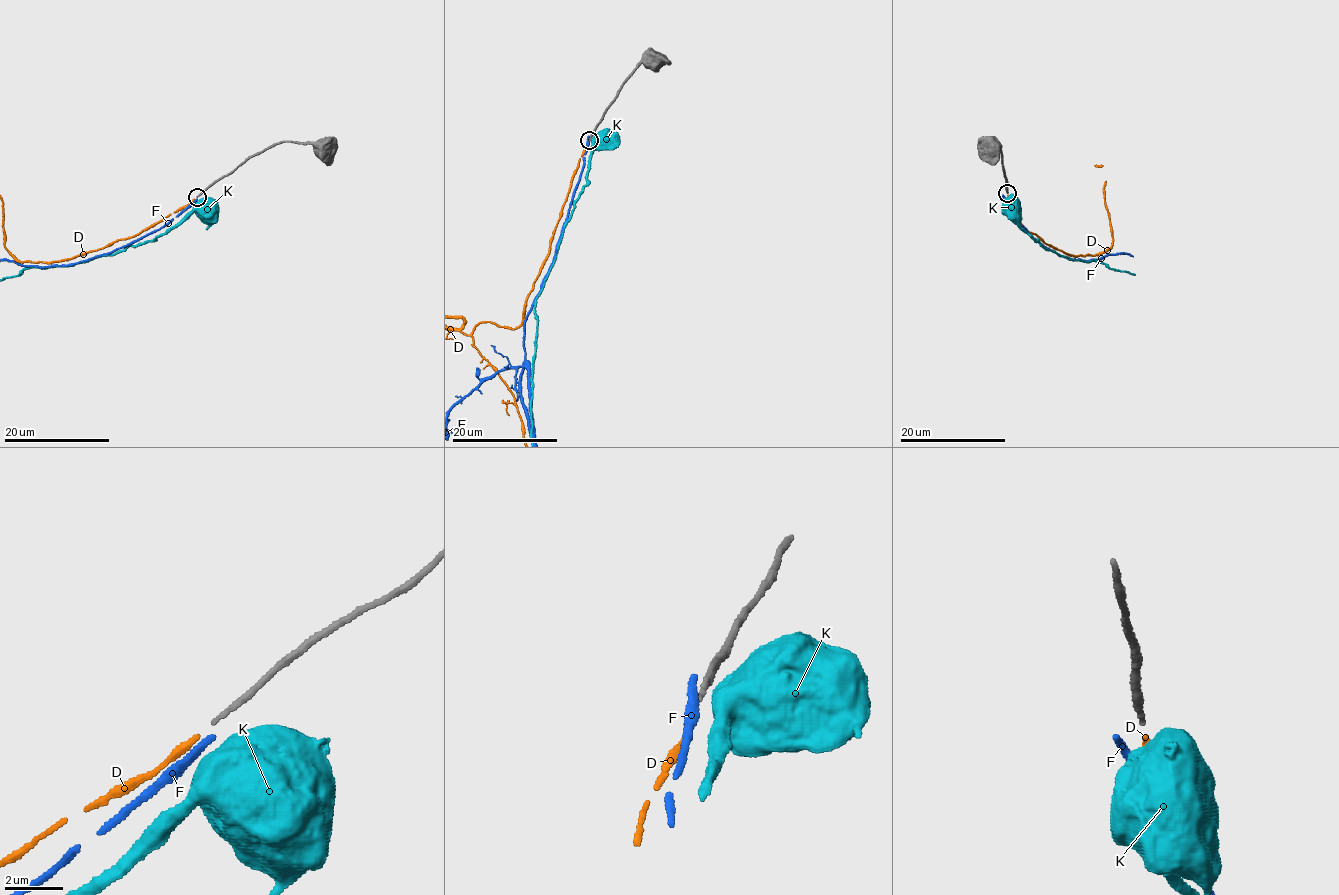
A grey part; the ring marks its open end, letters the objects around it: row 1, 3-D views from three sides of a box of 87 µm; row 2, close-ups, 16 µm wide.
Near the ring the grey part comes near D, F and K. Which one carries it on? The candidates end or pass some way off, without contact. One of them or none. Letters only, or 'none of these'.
D

